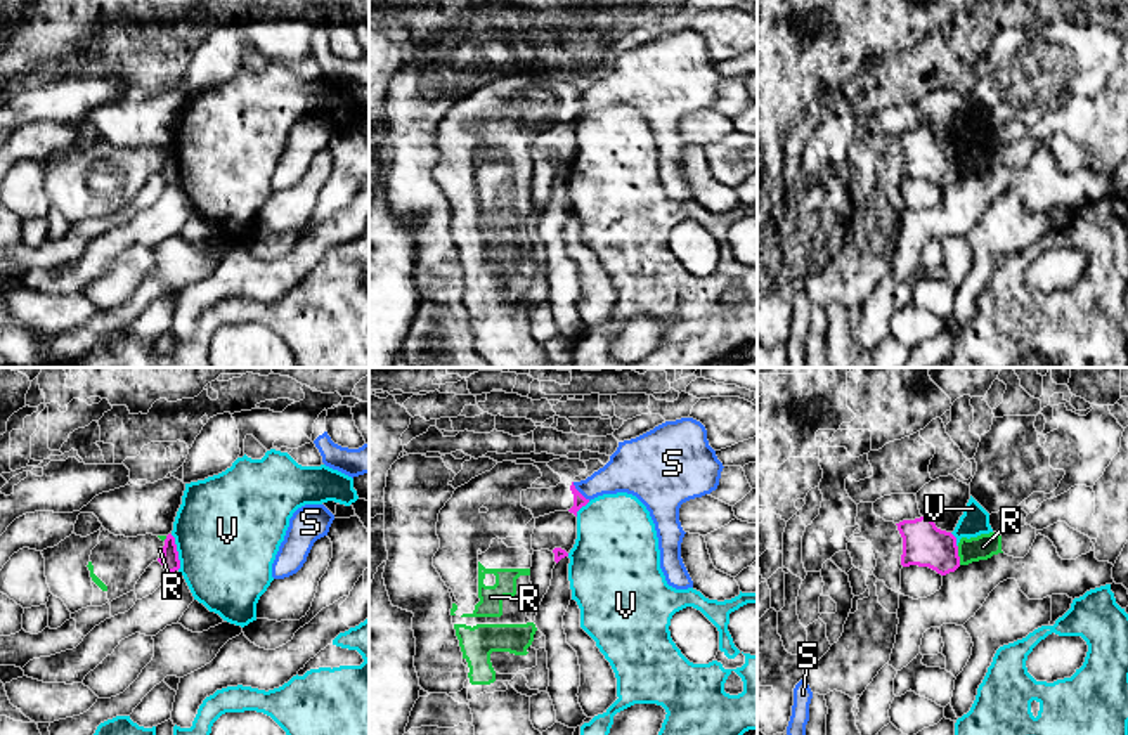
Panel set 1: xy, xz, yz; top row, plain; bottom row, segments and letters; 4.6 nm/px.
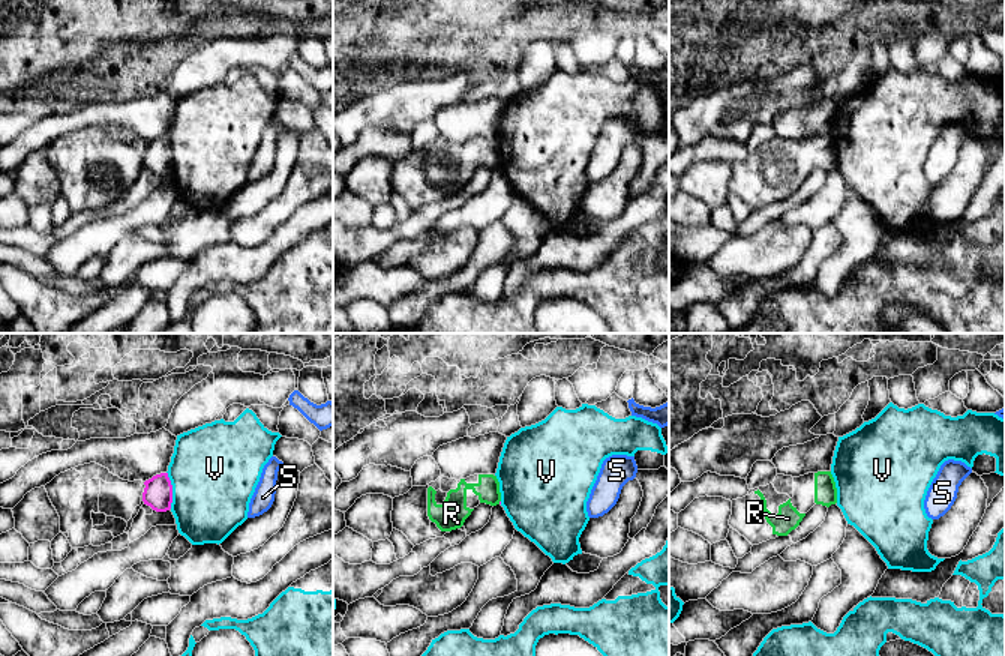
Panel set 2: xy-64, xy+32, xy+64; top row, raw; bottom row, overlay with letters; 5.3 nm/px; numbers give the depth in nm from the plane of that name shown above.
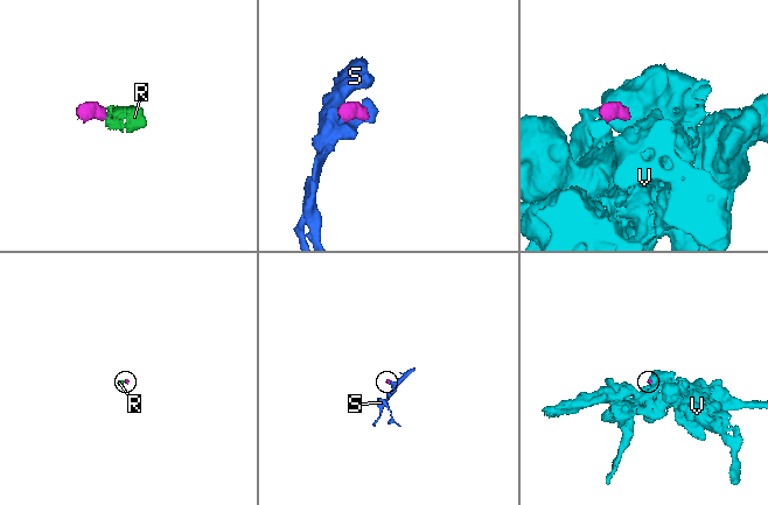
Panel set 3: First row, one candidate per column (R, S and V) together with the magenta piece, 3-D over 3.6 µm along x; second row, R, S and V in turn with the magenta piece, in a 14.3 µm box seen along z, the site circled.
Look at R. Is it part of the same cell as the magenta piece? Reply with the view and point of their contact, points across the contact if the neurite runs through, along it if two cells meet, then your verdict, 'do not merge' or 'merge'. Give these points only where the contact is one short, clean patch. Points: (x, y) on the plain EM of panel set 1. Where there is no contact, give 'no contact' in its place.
contact yz (957, 167); border yz (957, 158), (960, 175); do not merge

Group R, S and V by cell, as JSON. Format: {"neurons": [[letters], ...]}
{"neurons": [["R"], ["S"], ["V"]]}

